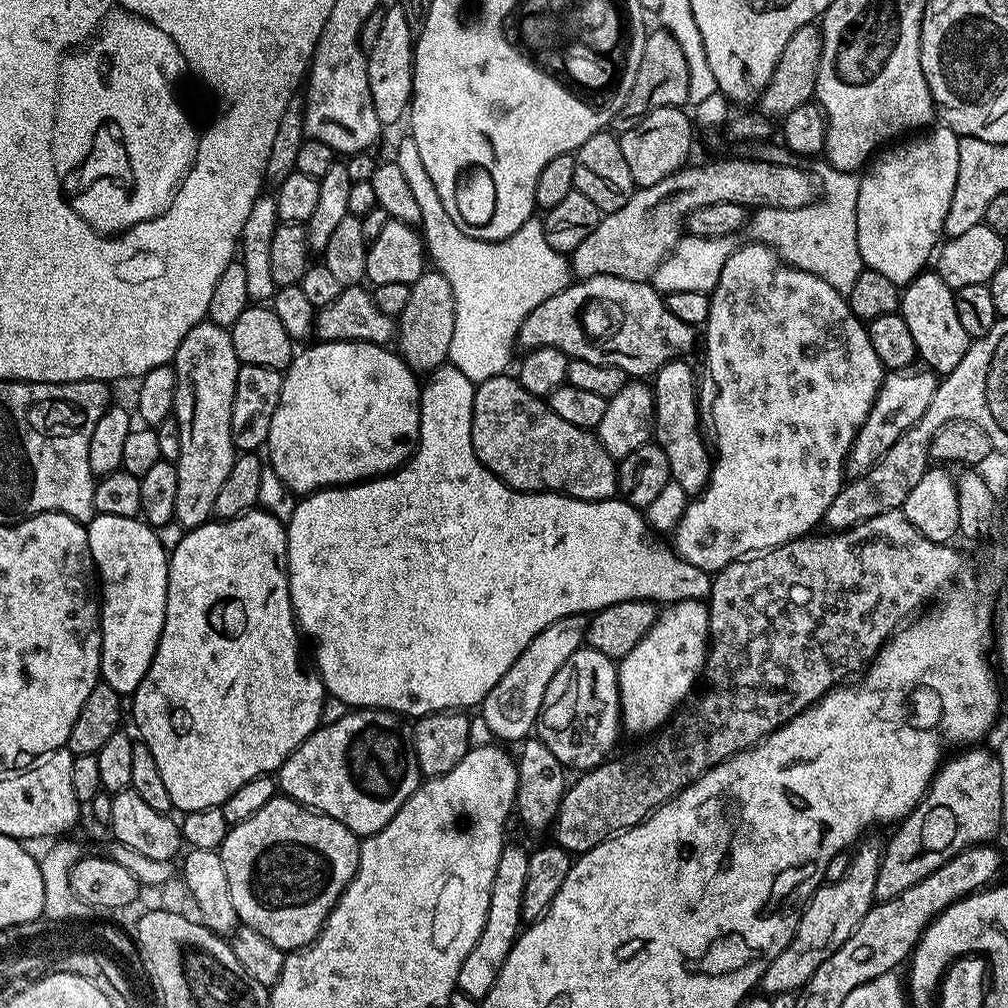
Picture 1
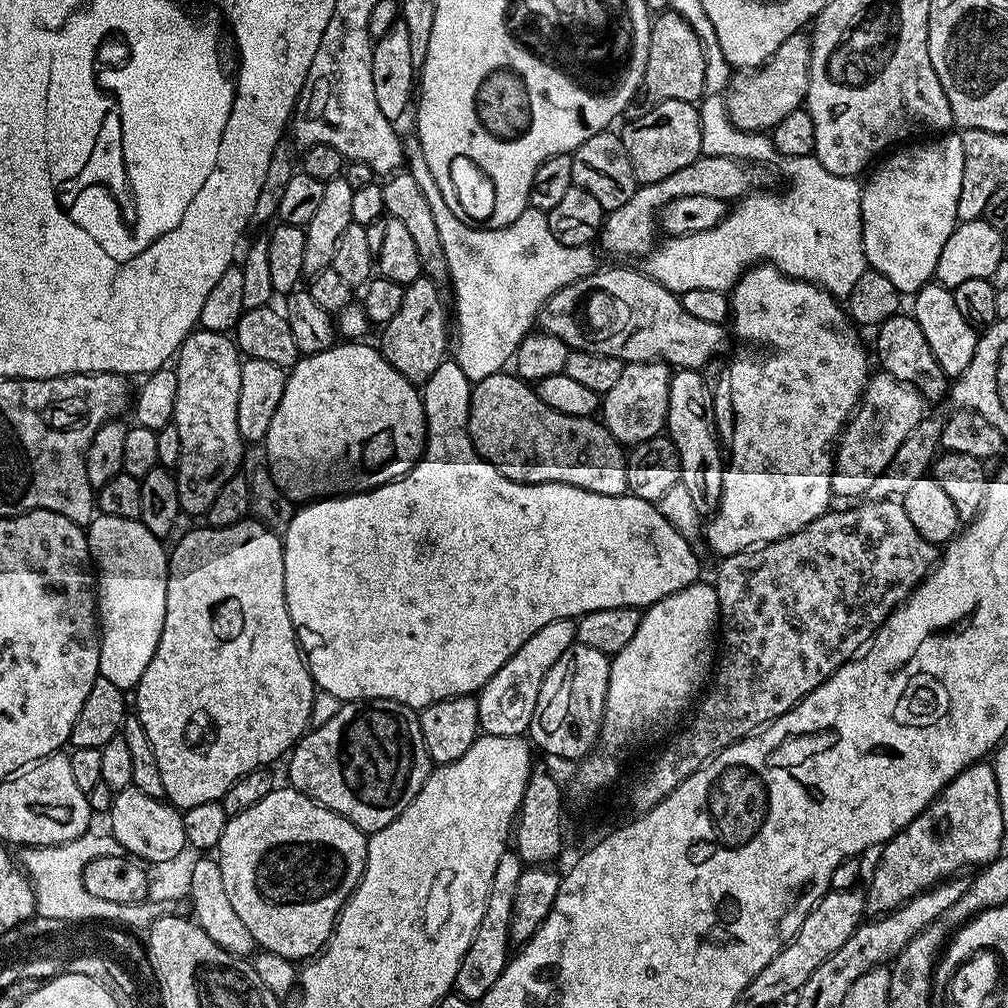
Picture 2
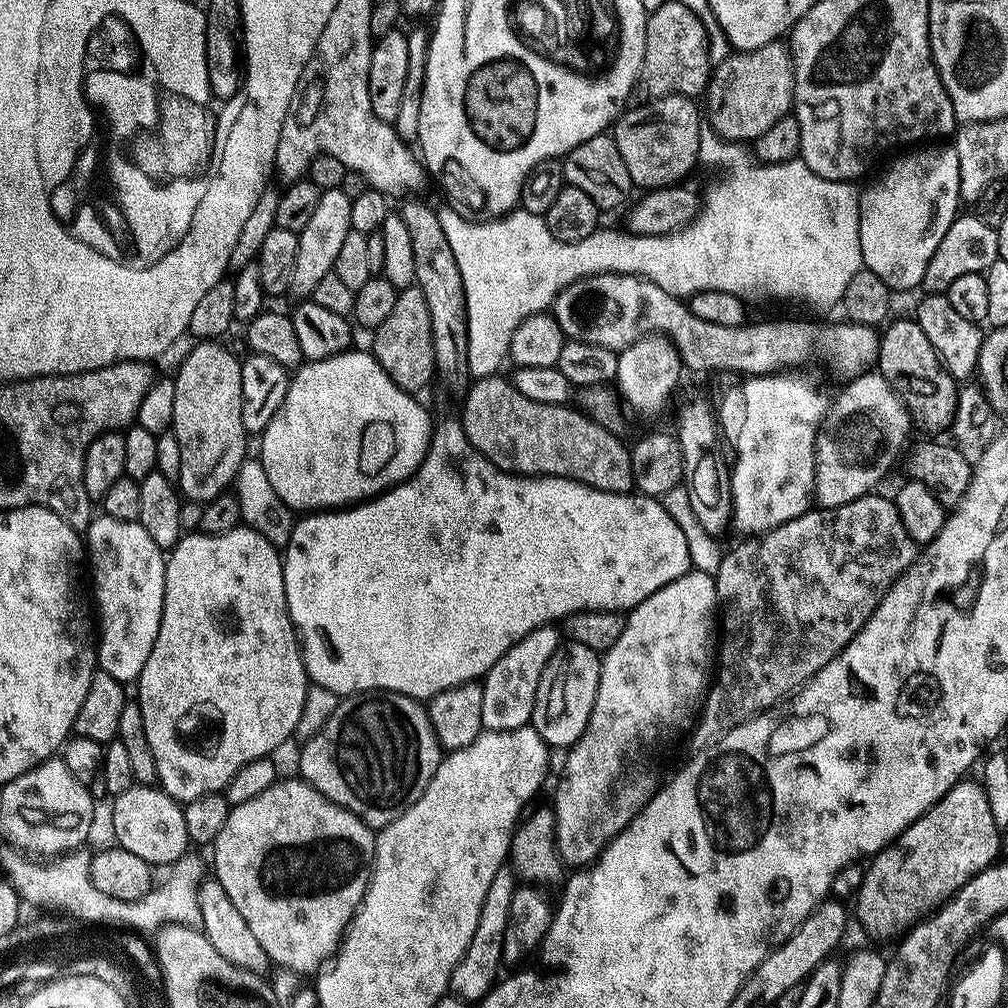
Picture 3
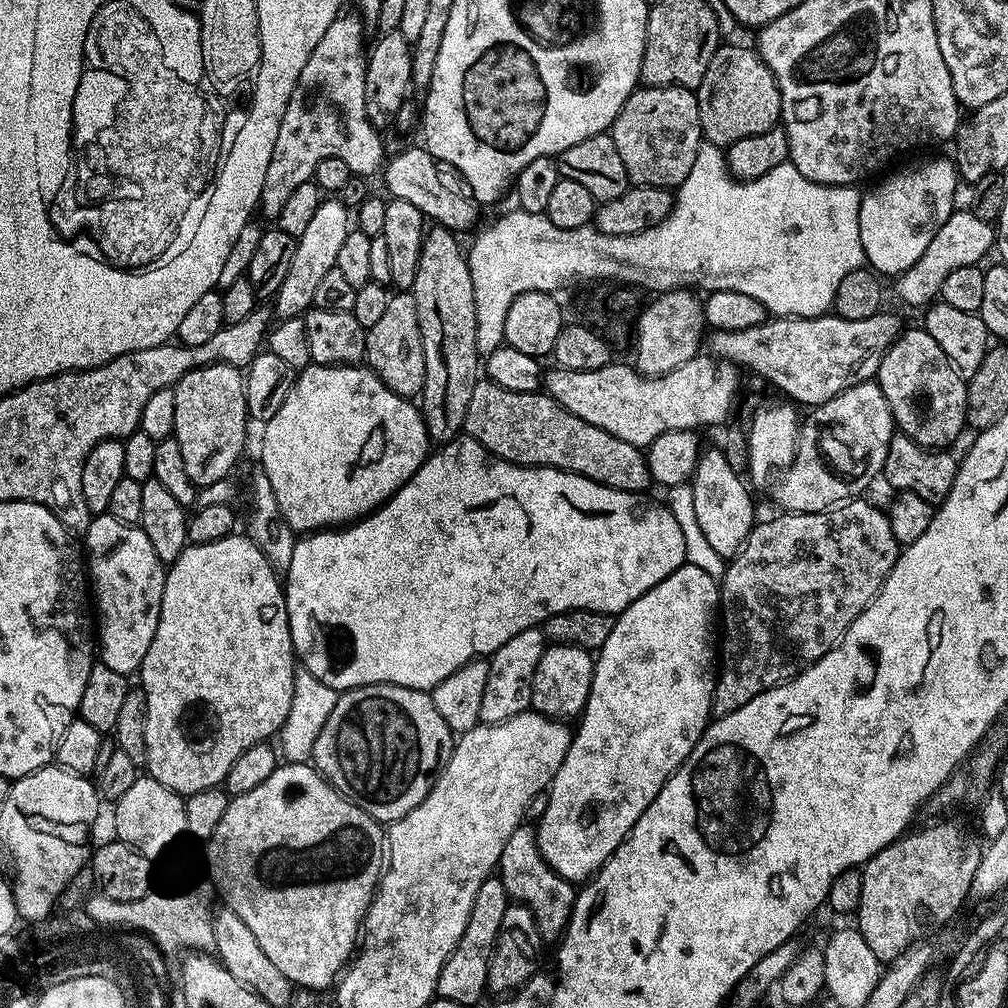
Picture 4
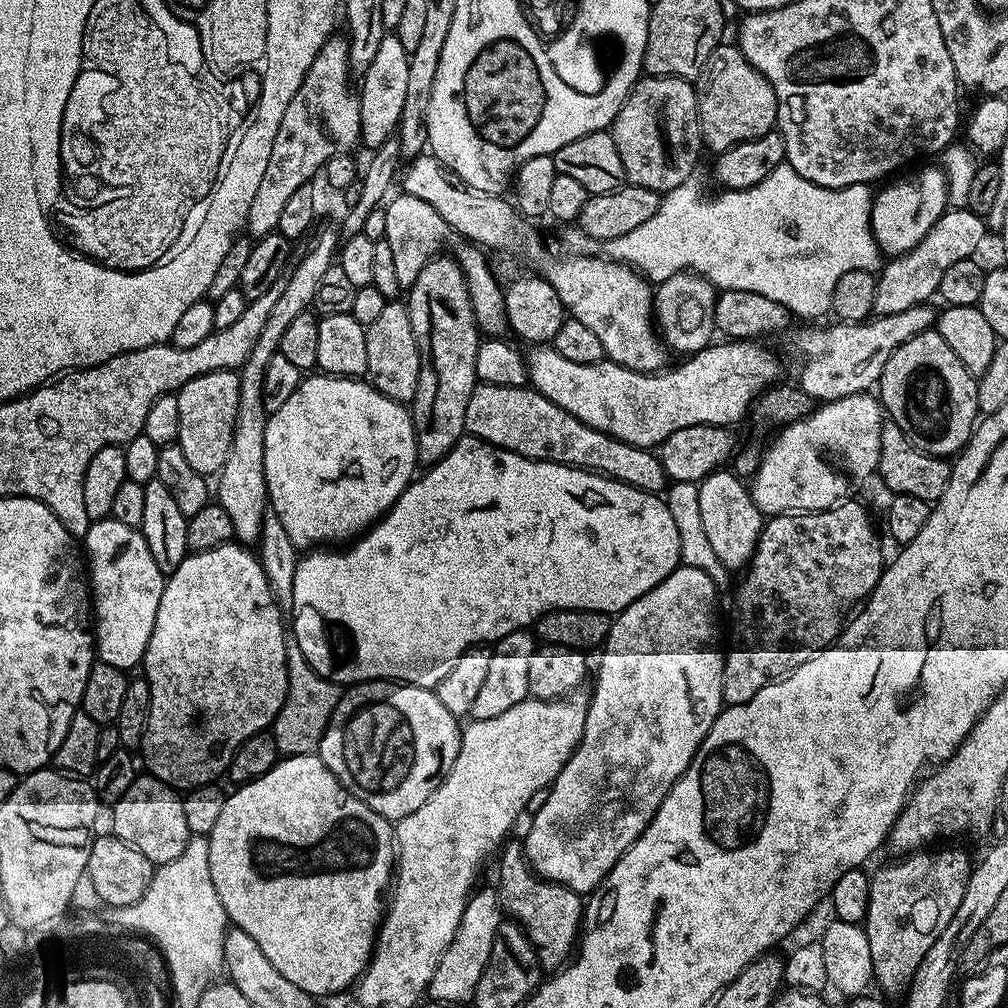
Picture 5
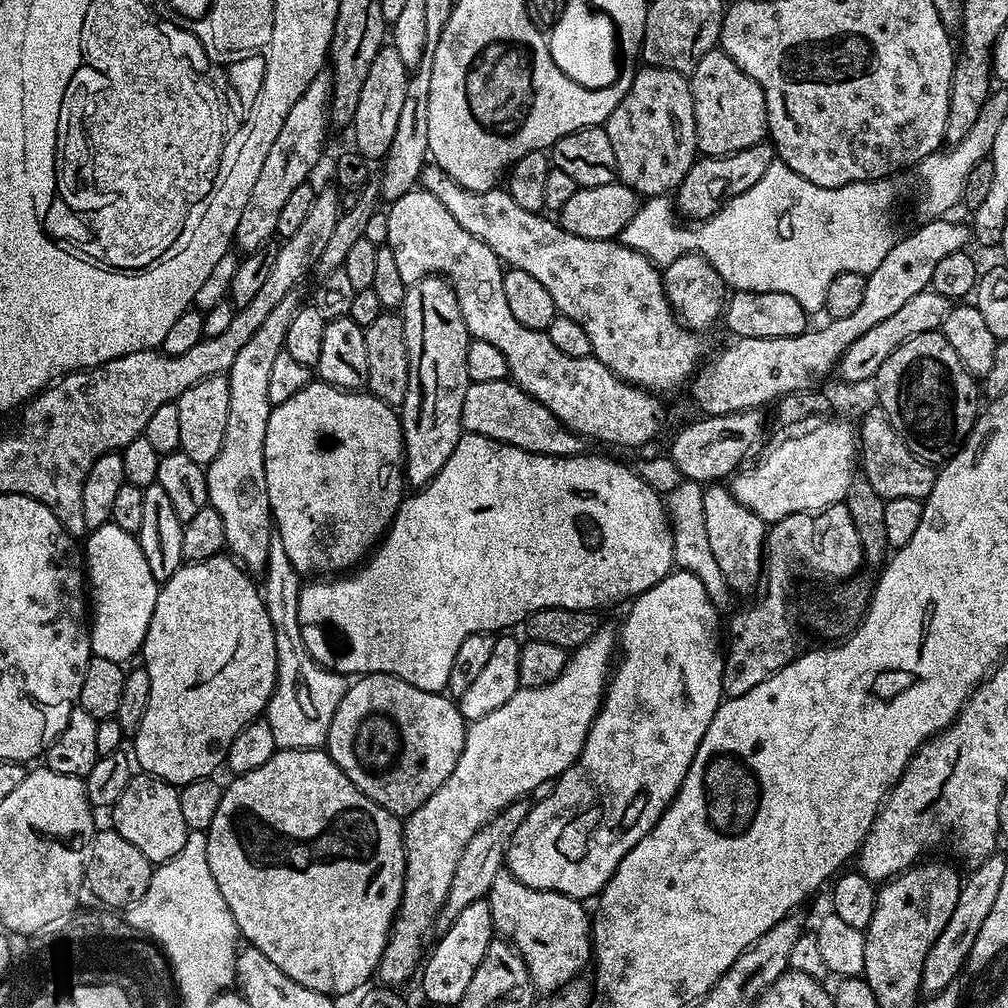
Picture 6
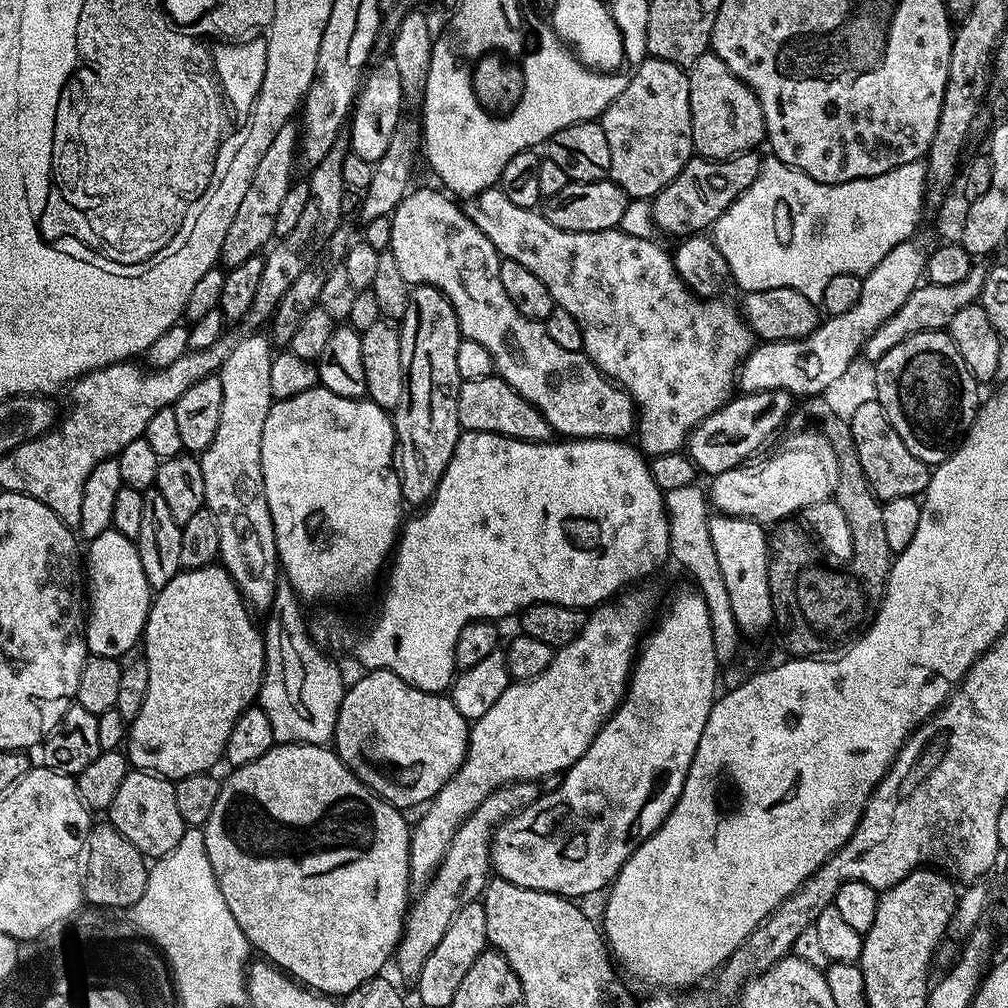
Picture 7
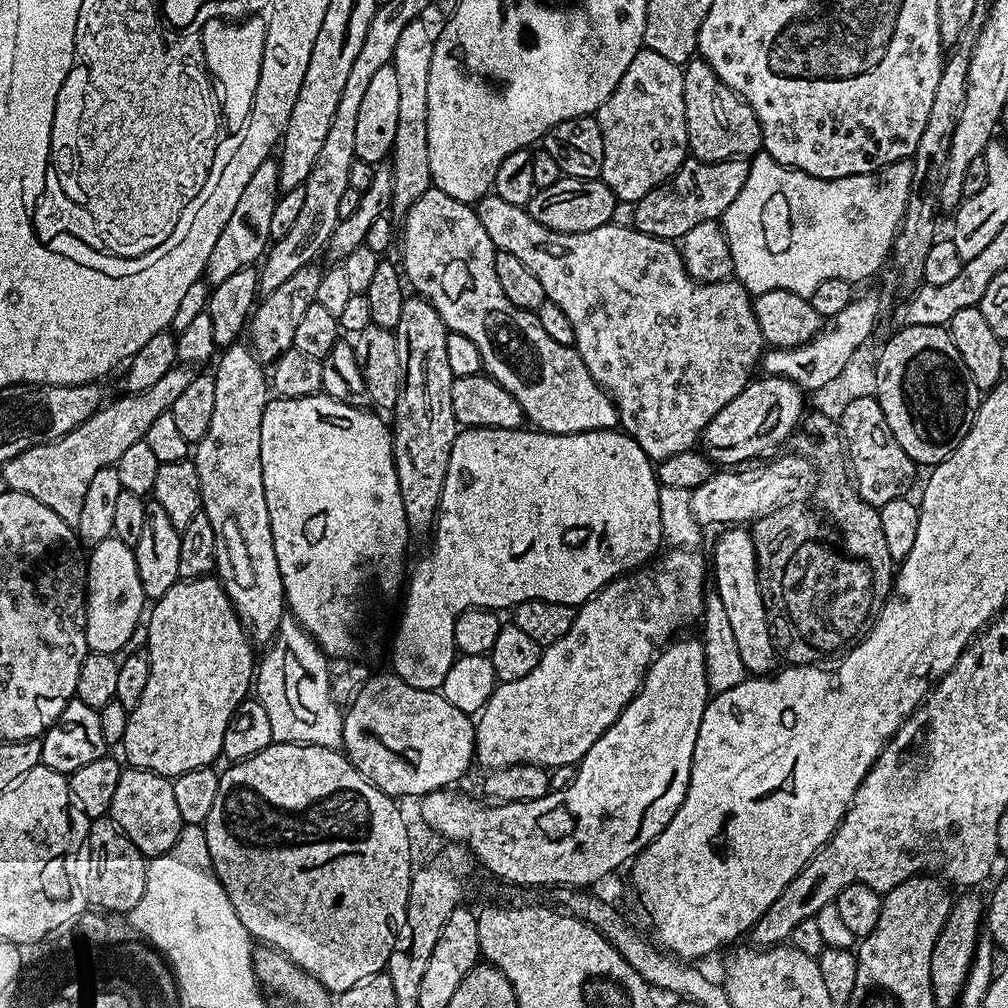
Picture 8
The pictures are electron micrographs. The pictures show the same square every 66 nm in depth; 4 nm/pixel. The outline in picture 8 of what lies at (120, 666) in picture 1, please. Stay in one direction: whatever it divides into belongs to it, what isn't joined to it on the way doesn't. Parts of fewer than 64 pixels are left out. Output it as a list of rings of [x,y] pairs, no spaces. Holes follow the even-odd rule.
[[[115,538],[103,540],[91,545],[86,563],[86,642],[91,651],[119,653],[119,648],[129,647],[127,644],[131,642],[136,627],[139,624],[141,627],[146,612],[146,597],[142,590],[142,578],[138,578],[138,562],[133,545]]]

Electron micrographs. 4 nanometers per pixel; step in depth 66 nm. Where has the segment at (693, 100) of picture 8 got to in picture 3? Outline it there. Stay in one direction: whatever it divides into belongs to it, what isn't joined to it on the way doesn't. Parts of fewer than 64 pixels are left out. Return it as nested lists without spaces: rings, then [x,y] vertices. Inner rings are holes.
[[[780,42],[749,52],[729,53],[717,68],[715,65],[711,69],[708,78],[706,124],[723,140],[755,142],[774,122],[792,112],[792,58]]]

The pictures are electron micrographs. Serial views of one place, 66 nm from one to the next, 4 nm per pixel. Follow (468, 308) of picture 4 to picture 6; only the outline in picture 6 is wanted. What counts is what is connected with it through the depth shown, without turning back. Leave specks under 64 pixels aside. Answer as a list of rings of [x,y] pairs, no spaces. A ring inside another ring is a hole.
[[[427,276],[409,285],[400,307],[400,315],[405,327],[407,357],[410,360],[410,381],[407,383],[406,398],[398,412],[400,429],[404,431],[403,470],[405,481],[413,489],[419,490],[436,477],[442,466],[446,466],[446,458],[454,454],[454,446],[458,446],[458,438],[462,435],[462,403],[471,384],[466,369],[471,336],[462,317],[457,295],[444,277]]]

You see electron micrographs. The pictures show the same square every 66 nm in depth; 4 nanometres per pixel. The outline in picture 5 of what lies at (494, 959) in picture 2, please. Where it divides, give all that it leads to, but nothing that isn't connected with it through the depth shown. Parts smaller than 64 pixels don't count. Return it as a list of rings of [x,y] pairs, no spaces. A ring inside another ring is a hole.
[[[495,887],[473,891],[466,906],[462,910],[462,918],[458,922],[458,930],[446,946],[438,962],[434,974],[428,983],[427,995],[441,1000],[444,1004],[464,1004],[475,1001],[478,978],[486,970],[490,962],[490,946],[494,946],[494,938],[502,923],[500,898]]]

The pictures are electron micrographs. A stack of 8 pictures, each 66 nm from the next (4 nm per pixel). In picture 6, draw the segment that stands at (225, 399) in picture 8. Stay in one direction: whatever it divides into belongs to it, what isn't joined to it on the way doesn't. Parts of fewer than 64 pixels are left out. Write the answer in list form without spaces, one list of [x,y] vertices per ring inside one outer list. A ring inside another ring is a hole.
[[[297,291],[286,294],[273,312],[262,322],[257,333],[246,342],[238,352],[231,370],[226,373],[230,386],[230,415],[226,417],[226,438],[222,438],[222,450],[218,450],[218,456],[206,465],[208,473],[208,503],[218,514],[222,514],[222,523],[226,525],[226,548],[229,553],[249,573],[263,573],[266,566],[266,558],[270,552],[270,546],[274,539],[274,521],[272,519],[272,507],[266,490],[266,466],[264,465],[264,443],[266,442],[266,422],[270,418],[273,405],[269,402],[267,383],[270,369],[278,354],[283,351],[287,327],[294,314],[300,307]]]

